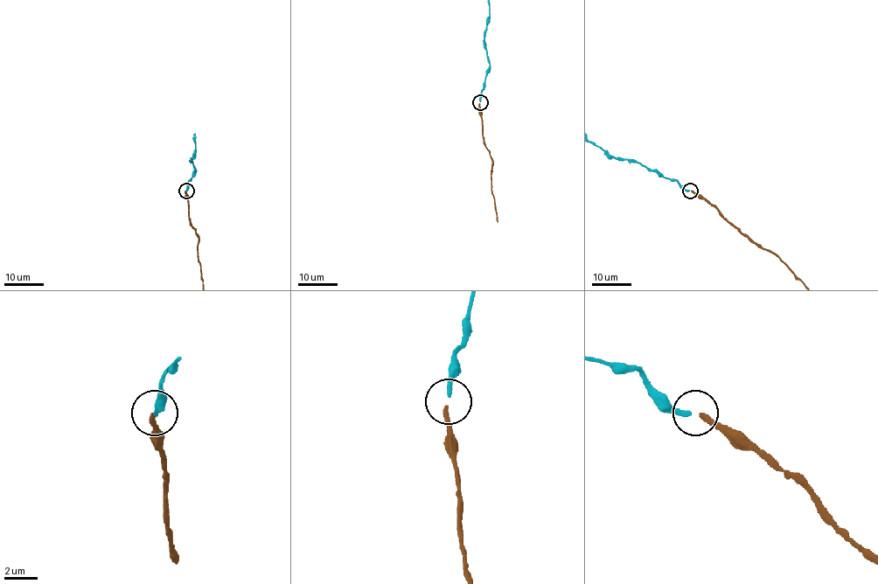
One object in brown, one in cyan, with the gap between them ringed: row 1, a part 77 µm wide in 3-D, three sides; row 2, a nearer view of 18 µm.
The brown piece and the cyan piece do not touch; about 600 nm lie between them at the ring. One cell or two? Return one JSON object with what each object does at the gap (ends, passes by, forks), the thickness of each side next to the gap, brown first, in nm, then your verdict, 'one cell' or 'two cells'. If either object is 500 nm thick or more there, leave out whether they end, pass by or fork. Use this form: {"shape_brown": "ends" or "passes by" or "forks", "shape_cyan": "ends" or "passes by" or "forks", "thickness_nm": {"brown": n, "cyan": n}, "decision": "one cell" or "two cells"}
{"shape_brown": "ends", "shape_cyan": "ends", "thickness_nm": {"brown": 280, "cyan": 280}, "decision": "one cell"}

